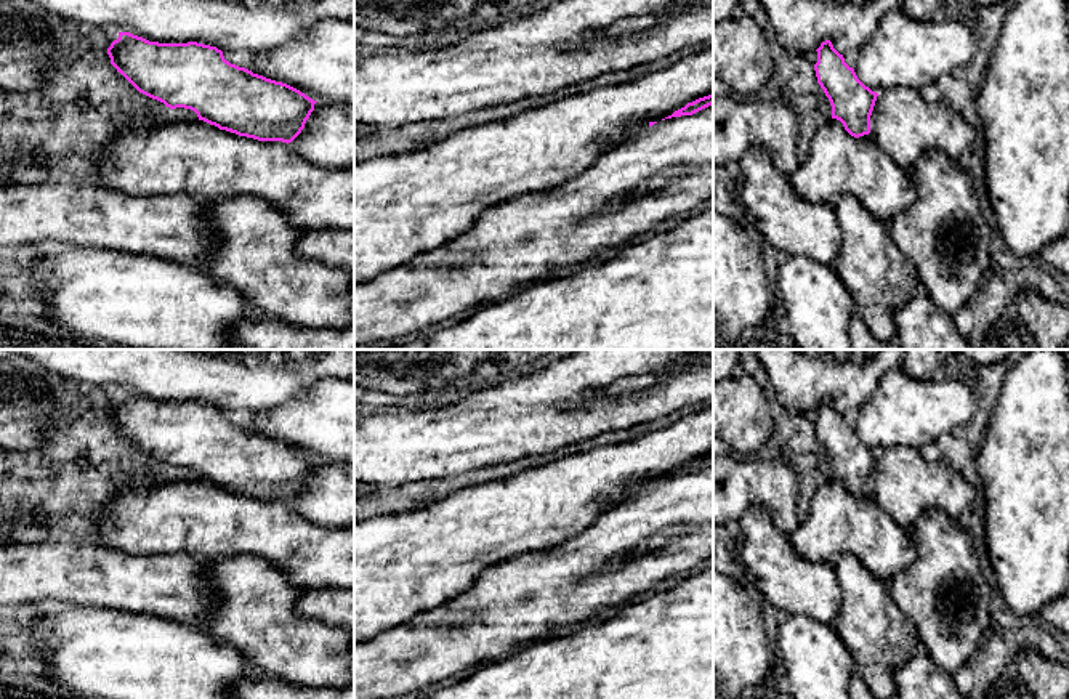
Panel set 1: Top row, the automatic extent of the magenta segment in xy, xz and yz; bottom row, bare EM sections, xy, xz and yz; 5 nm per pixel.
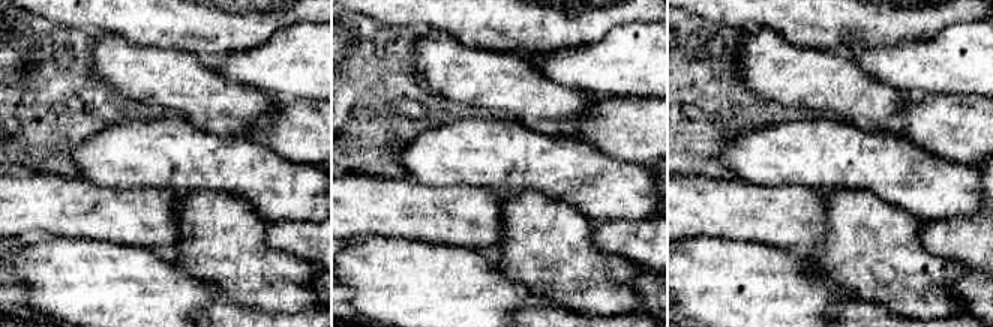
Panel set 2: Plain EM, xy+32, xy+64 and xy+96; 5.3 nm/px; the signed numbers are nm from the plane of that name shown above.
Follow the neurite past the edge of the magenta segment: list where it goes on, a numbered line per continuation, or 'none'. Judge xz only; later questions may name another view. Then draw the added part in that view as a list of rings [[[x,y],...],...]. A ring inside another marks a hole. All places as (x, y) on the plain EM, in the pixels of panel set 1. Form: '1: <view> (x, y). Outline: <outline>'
none

